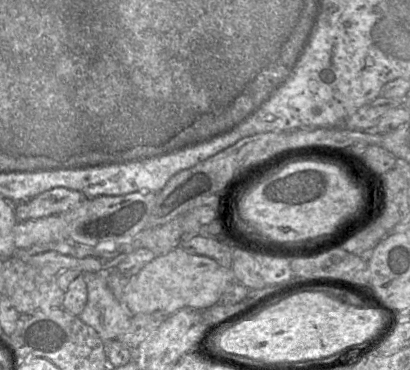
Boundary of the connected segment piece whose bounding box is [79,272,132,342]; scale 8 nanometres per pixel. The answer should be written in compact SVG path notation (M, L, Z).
M85 272L88 301L79 318L92 327L104 342L116 340L131 323L132 314L112 293L104 272Z

